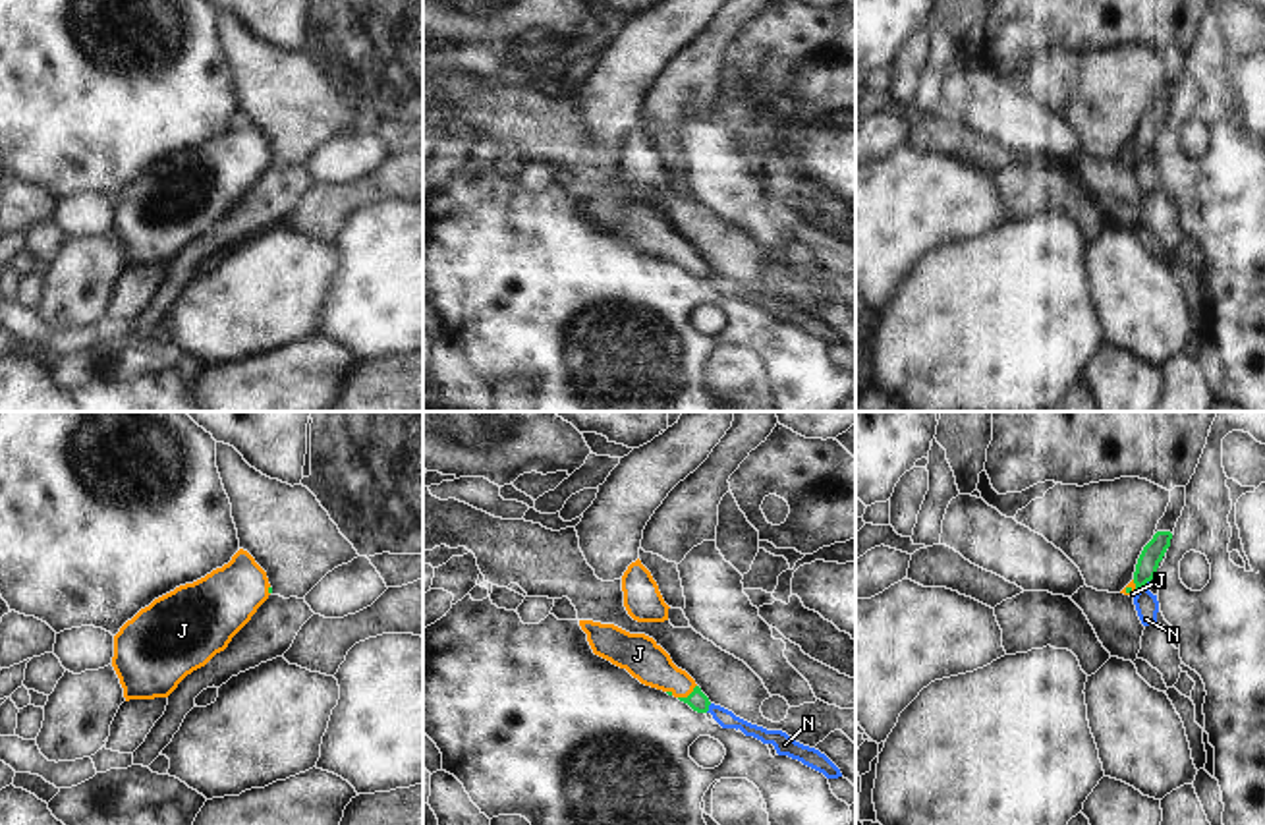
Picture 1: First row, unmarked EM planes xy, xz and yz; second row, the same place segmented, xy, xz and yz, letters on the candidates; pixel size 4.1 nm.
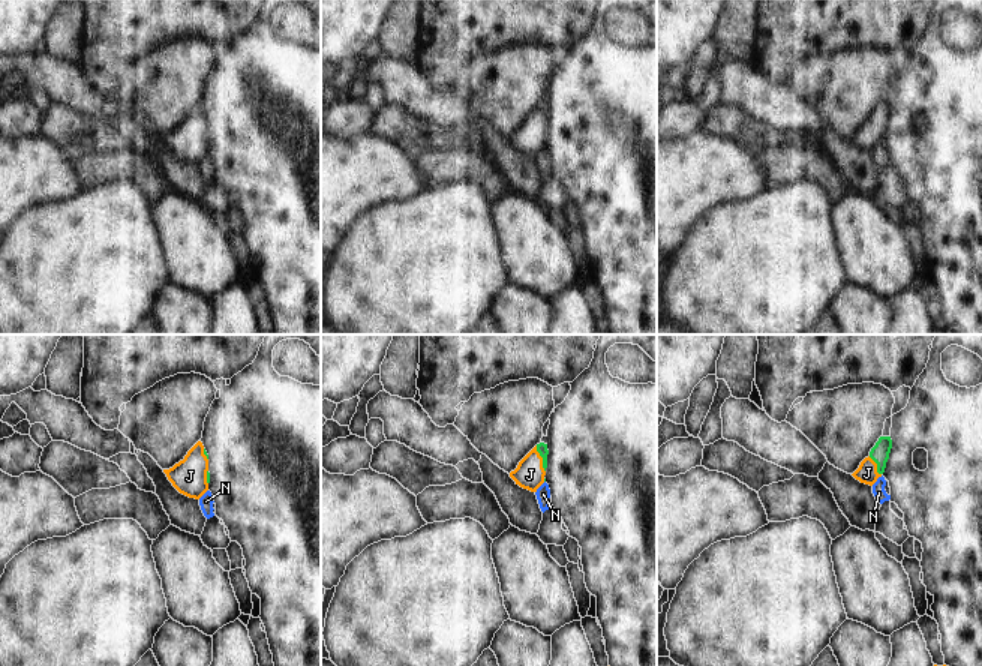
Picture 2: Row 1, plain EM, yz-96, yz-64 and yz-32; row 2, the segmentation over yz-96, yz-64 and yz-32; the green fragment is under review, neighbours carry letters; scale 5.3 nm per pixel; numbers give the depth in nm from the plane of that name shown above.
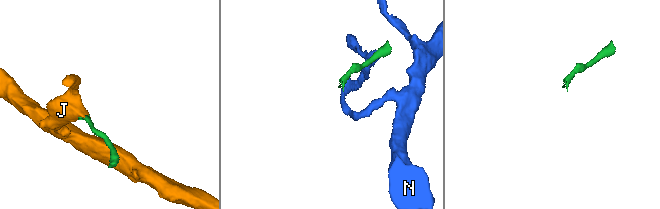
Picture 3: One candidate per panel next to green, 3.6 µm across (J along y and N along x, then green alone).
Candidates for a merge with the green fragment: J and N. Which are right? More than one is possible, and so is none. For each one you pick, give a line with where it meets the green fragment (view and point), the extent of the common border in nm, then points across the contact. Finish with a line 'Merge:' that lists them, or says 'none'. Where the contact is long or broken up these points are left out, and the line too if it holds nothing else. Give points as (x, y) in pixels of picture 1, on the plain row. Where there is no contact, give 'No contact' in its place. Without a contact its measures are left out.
J: Touches green at xz (690, 261). Shared border 100 nm. Path across: xz (696, 267), (690, 261), (644, 227)
Merge: J

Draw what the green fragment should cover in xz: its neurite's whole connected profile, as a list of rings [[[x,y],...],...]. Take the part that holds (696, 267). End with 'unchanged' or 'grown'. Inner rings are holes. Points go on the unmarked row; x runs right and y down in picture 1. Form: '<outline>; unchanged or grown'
[[[579,187],[595,222],[626,236],[641,251],[666,259],[697,280],[709,278],[709,265],[695,247],[678,236],[670,222],[649,203],[630,201],[614,191]]]; grown

